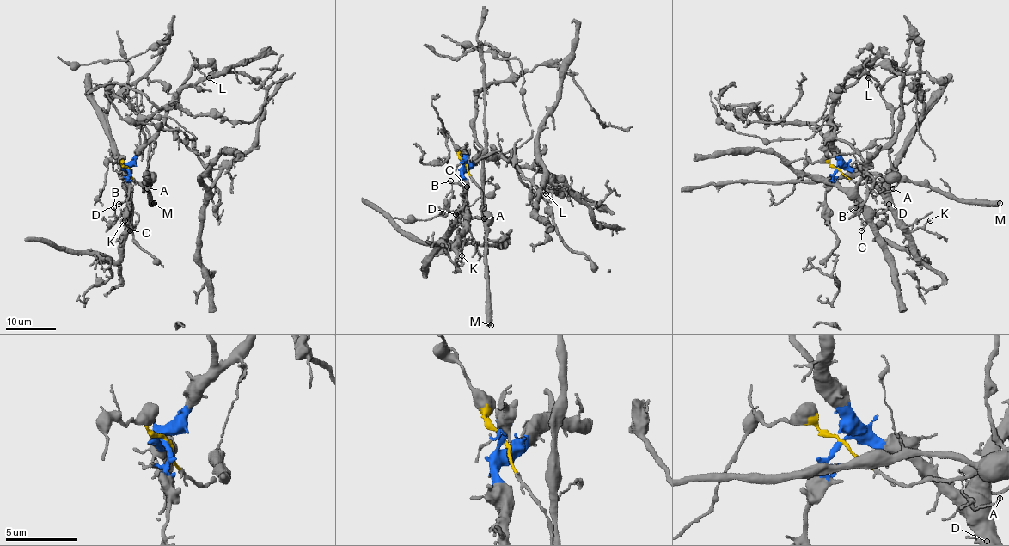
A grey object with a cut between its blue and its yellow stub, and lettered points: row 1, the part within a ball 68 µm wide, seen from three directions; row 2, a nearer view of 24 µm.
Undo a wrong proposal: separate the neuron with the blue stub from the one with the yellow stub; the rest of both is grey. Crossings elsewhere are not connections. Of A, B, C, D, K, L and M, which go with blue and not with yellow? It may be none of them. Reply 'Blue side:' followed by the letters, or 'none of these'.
Blue side: B, C, D, K, L

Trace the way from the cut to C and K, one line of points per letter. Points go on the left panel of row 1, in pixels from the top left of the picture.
C: (127, 168), (126, 212), (130, 215), (126, 218), (130, 230)
K: (127, 168), (127, 231), (125, 220)

